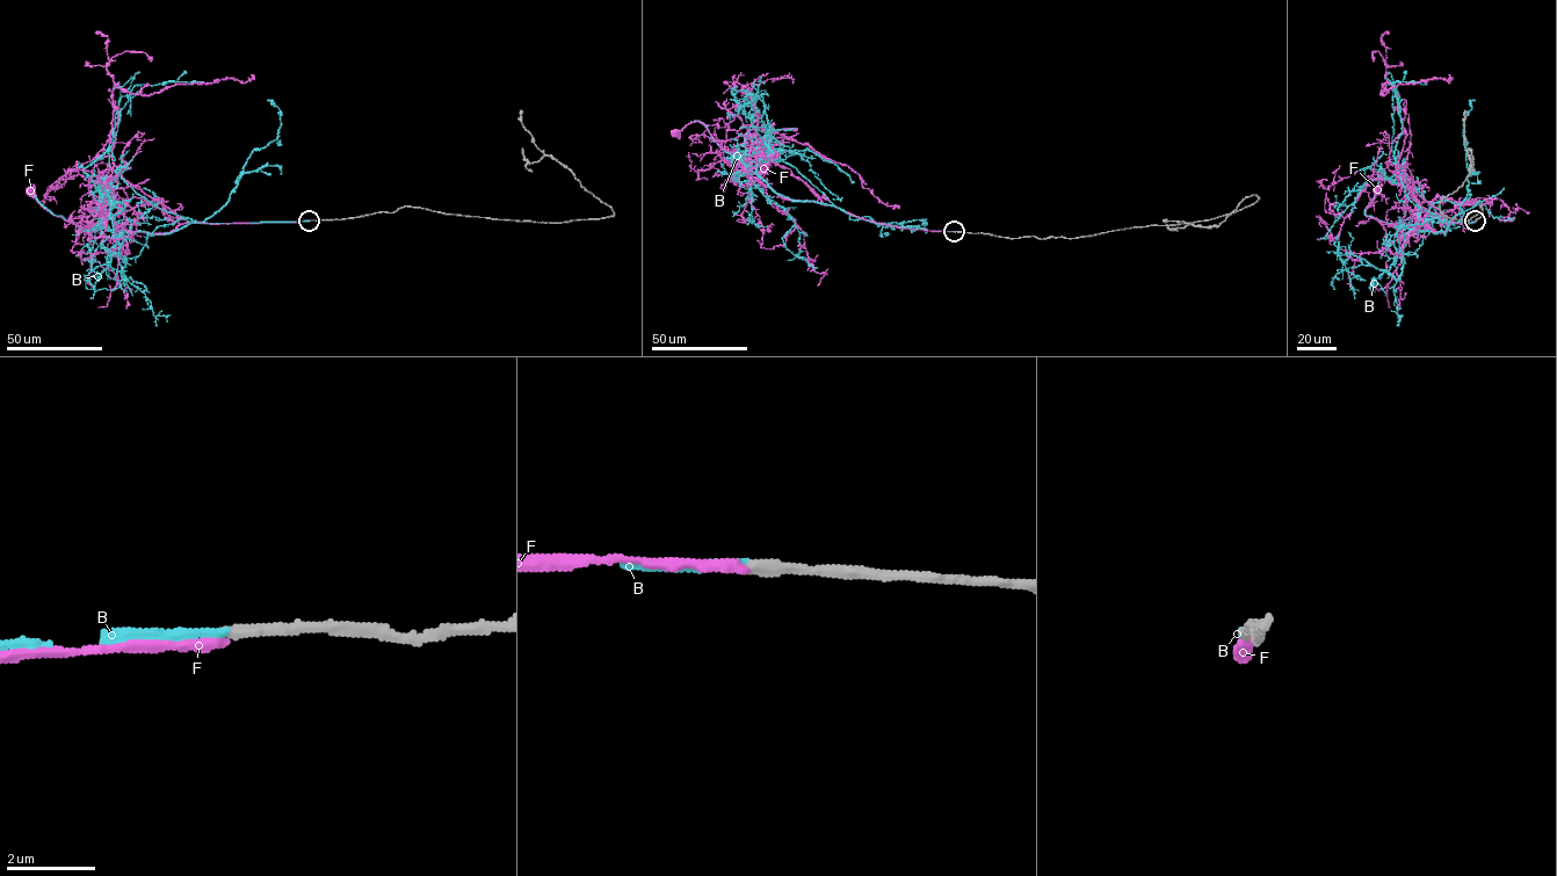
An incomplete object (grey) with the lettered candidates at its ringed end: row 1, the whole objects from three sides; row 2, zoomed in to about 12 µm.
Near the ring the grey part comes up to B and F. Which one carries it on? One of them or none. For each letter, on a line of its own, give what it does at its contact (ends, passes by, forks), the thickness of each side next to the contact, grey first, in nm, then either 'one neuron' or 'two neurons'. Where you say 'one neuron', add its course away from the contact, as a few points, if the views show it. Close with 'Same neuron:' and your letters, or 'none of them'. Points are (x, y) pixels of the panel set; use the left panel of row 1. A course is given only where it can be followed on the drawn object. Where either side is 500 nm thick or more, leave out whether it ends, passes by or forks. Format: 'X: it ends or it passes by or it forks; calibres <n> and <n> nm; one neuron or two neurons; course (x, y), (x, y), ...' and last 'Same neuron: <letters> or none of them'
B: it ends; calibres 280 and 170 nm; one neuron; course (309, 221), (189, 223), (149, 234), (109, 230), (99, 186), (82, 169), (106, 151), (118, 101), (139, 72)
F: it ends; calibres 280 and 260 nm; two neurons
Same neuron: B

